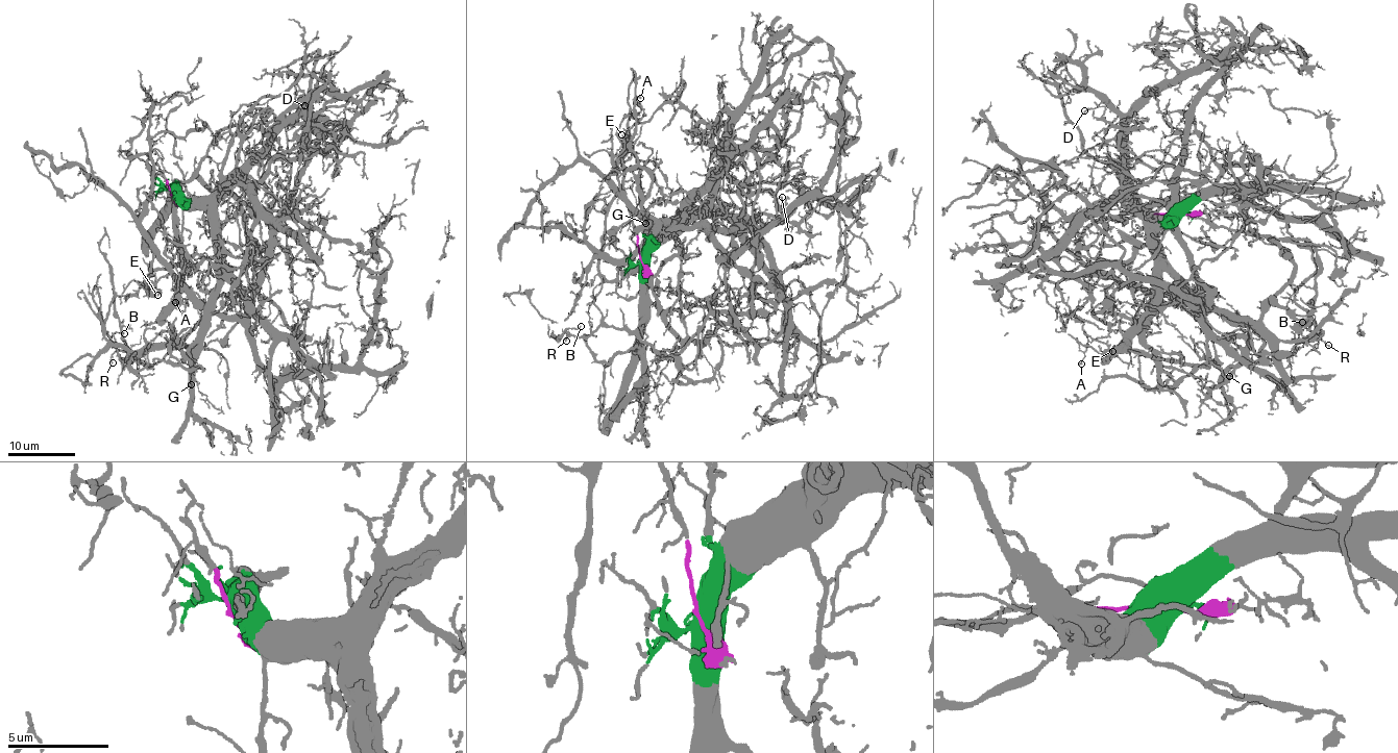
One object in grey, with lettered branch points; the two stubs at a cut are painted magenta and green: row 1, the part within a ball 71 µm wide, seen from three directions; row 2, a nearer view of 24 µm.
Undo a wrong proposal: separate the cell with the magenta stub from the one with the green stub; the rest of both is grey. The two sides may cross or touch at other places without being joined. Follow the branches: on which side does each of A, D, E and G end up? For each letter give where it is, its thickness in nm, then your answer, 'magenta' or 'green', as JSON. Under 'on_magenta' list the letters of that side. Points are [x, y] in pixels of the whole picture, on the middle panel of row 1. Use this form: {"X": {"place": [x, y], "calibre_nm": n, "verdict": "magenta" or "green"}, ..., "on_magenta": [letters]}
{"A": {"place": [640, 98], "calibre_nm": 140, "verdict": "magenta"}, "D": {"place": [782, 197], "calibre_nm": 180, "verdict": "green"}, "E": {"place": [621, 134], "calibre_nm": 160, "verdict": "magenta"}, "G": {"place": [645, 223], "calibre_nm": 160, "verdict": "green"}, "on_magenta": ["A", "E"]}

